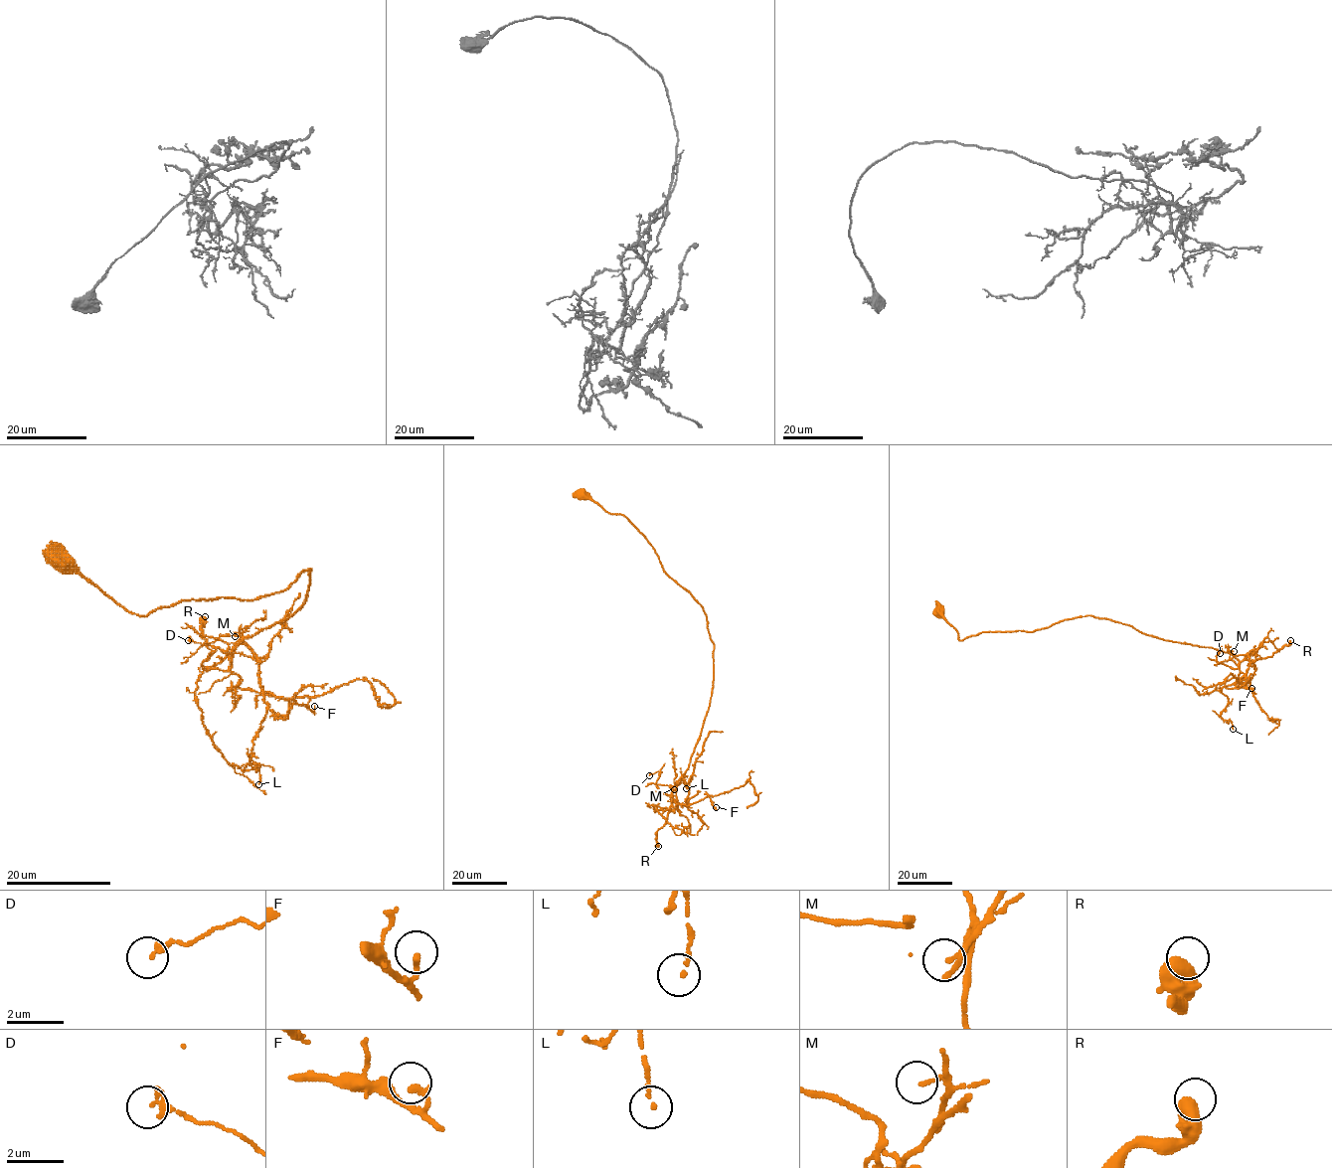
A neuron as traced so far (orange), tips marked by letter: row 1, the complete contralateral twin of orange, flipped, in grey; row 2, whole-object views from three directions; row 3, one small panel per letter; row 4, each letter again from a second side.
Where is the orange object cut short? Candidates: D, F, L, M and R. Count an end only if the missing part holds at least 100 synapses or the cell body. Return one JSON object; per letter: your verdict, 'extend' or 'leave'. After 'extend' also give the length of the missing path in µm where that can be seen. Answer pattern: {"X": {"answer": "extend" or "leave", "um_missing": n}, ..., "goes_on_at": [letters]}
{"D": {"answer": "leave"}, "F": {"answer": "leave"}, "L": {"answer": "leave"}, "M": {"answer": "leave"}, "R": {"answer": "extend", "um_missing": 110}, "goes_on_at": ["R"]}

